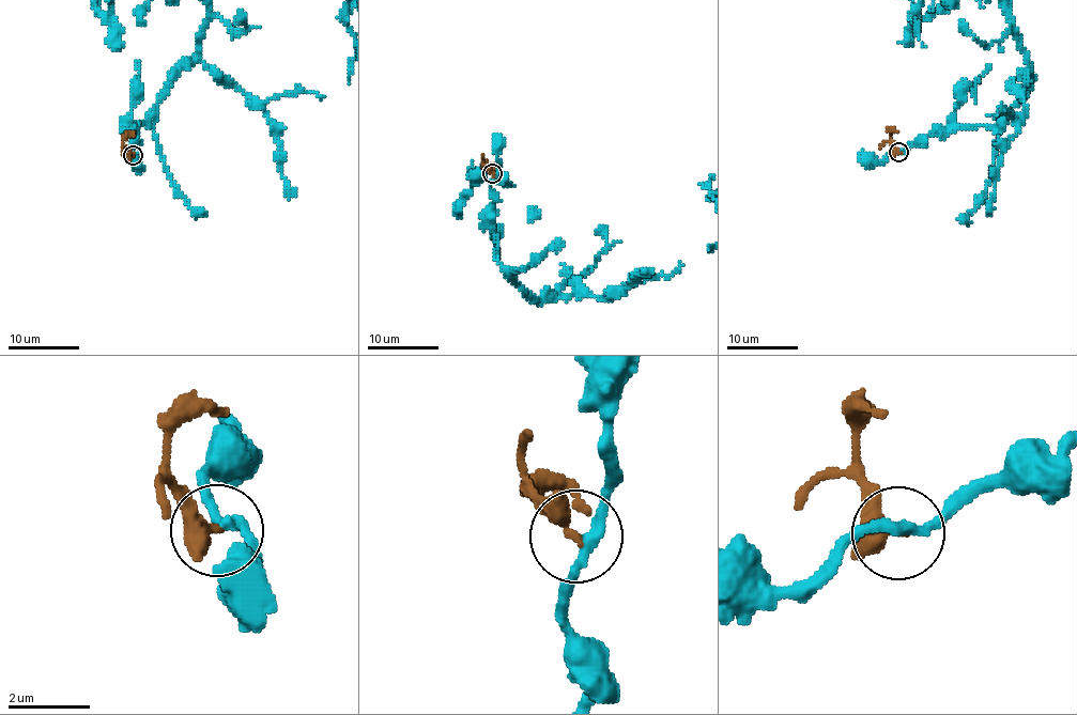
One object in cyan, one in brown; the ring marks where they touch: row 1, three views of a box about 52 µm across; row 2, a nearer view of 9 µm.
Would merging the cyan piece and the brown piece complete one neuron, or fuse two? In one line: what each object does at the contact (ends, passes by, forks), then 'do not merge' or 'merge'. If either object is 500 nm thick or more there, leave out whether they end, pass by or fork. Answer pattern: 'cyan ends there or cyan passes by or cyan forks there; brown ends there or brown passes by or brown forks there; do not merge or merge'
cyan passes by; brown passes by; do not merge

